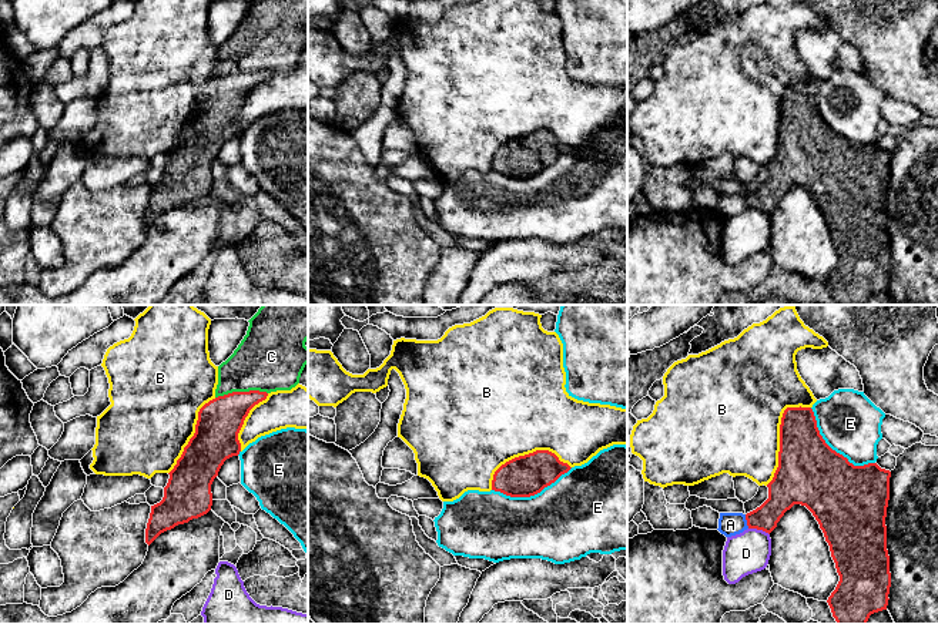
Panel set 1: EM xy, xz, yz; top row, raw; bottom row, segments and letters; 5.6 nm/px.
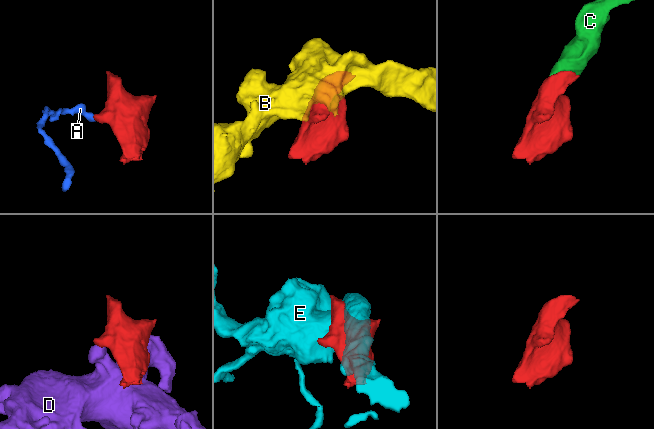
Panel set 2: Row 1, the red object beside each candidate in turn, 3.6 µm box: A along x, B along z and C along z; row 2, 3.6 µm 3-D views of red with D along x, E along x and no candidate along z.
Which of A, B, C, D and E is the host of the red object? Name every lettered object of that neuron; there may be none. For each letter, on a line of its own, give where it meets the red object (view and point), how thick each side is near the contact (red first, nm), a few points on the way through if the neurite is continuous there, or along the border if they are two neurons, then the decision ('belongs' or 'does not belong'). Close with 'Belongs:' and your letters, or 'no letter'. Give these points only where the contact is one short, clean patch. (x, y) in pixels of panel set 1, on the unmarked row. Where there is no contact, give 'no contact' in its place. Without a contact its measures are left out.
A: yz (747, 203) | 160/130 nm | along yz (744, 195), (749, 208) | does not belong
B: yz (780, 116) | 360/480 nm | does not belong
C: xy (241, 73) | 260/380 nm | belongs
D: yz (759, 210) | 180/240 nm | along yz (749, 208), (764, 211), (769, 215) | does not belong
E: yz (831, 130) | 360/340 nm | does not belong
Belongs: C

